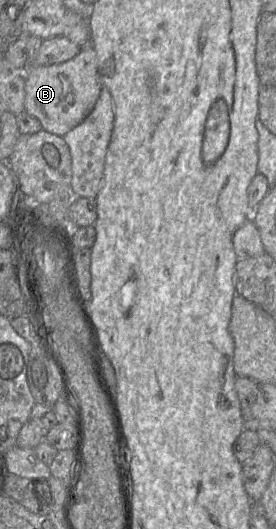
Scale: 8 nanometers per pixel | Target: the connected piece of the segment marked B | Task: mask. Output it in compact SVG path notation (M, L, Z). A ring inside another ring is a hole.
M91 45L72 59L46 66L28 66L25 74L25 112L38 119L42 130L64 136L93 110L103 87L97 71L97 55Z

